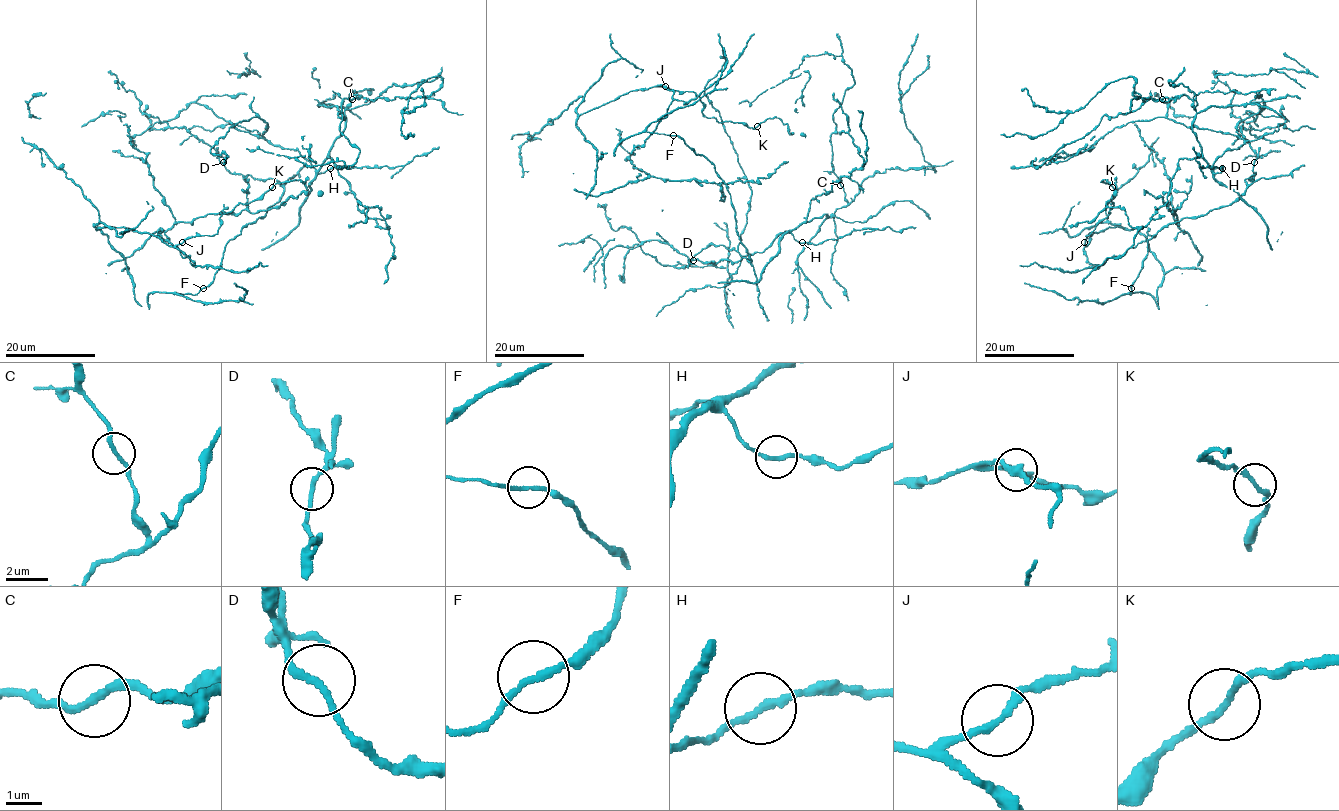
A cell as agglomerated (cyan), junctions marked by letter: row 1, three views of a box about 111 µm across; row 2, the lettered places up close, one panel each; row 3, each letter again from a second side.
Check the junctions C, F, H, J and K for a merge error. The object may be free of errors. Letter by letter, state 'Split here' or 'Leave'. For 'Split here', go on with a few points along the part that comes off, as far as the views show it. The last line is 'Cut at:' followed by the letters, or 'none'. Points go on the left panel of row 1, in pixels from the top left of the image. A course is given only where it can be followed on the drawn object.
C: Leave
F: Leave
H: Leave
J: Leave
K: Leave
Cut at: none

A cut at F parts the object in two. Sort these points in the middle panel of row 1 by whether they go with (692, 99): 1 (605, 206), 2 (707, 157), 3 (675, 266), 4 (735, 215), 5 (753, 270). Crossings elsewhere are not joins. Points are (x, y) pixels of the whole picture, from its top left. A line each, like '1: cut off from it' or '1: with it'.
1: cut off from it
2: cut off from it
3: with it
4: cut off from it
5: cut off from it

